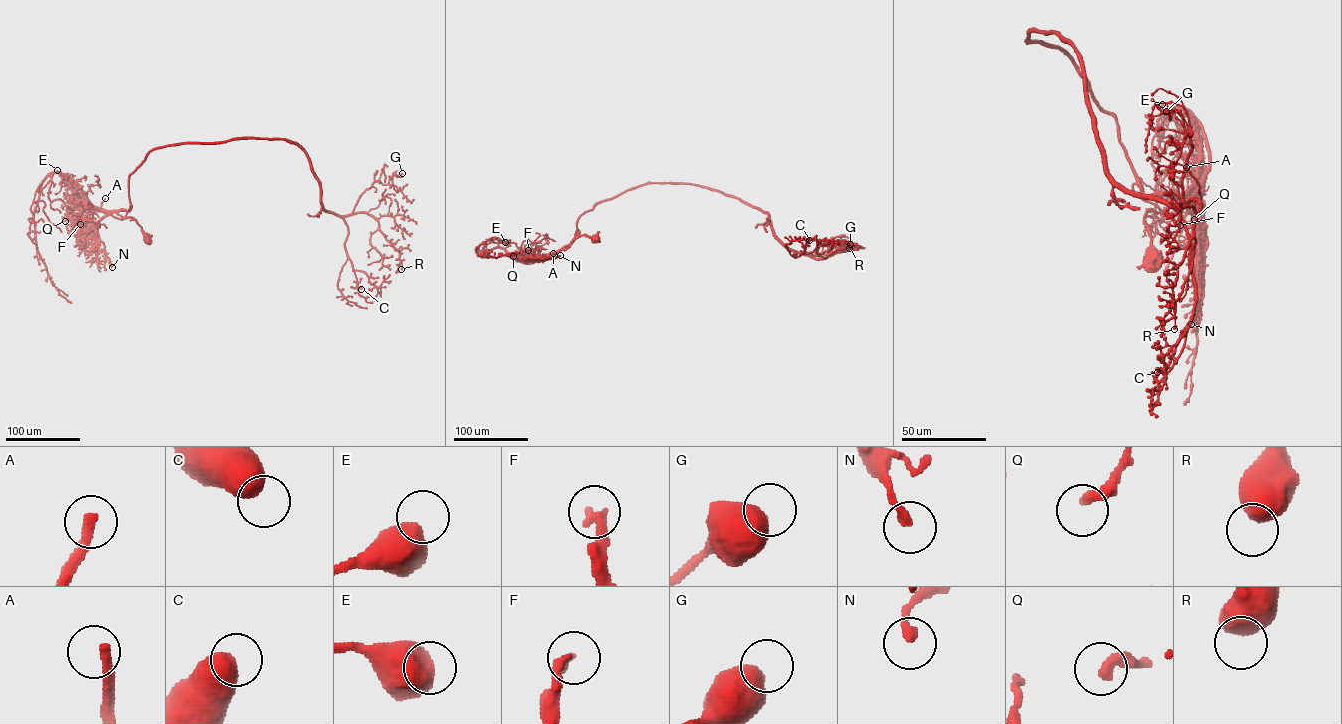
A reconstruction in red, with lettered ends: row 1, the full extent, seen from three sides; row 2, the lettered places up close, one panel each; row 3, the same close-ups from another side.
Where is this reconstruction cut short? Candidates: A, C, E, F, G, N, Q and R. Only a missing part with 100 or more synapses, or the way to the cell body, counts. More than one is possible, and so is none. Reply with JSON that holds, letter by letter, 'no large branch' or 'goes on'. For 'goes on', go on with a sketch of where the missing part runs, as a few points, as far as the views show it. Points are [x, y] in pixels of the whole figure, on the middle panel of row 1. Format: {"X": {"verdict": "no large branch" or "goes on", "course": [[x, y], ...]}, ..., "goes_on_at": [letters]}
{"A": {"verdict": "goes on", "course": [[553, 253], [556, 246], [546, 234]]}, "C": {"verdict": "no large branch"}, "E": {"verdict": "no large branch"}, "F": {"verdict": "no large branch"}, "G": {"verdict": "no large branch"}, "N": {"verdict": "no large branch"}, "Q": {"verdict": "no large branch"}, "R": {"verdict": "no large branch"}, "goes_on_at": ["A"]}

